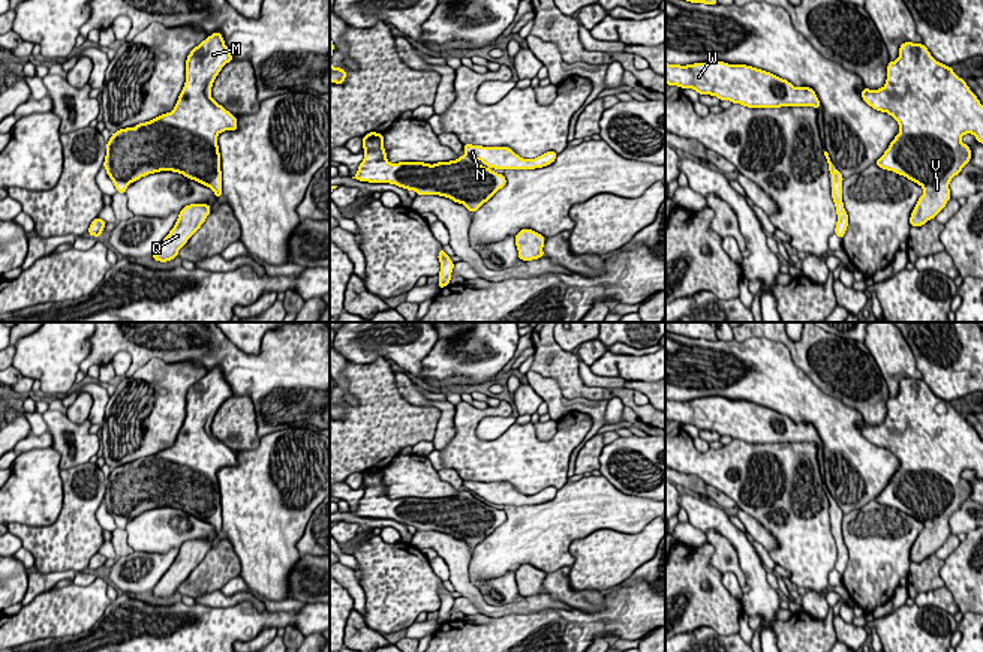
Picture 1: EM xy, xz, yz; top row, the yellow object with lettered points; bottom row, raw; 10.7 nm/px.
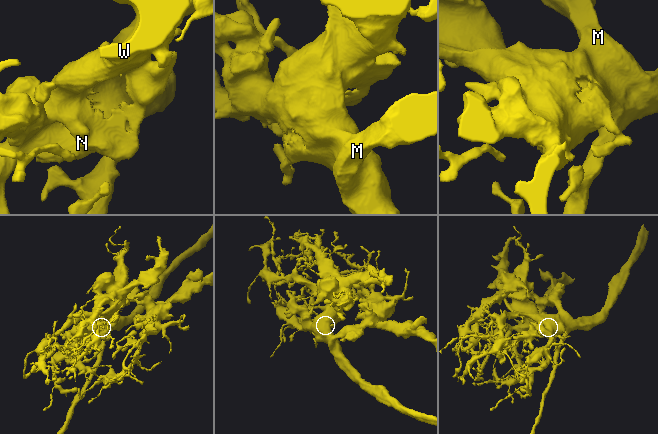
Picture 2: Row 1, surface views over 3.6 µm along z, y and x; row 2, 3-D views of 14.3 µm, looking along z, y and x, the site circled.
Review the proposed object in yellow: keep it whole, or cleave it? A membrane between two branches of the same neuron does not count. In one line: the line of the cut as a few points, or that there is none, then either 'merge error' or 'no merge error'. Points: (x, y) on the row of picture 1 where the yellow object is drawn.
no cut; no merge error

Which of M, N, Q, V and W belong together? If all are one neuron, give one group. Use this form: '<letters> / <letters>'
M N Q V W

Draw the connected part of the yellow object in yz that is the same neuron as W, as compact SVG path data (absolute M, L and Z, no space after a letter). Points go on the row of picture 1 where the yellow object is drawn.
M725 61L665 63L665 84L692 88L748 108L814 106L821 103L811 87L794 87L770 72Z

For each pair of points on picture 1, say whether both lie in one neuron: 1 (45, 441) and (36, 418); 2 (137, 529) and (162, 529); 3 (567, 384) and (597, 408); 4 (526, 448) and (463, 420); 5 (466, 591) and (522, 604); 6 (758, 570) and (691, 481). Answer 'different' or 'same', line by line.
1: different
2: same
3: different
4: same
5: same
6: different

